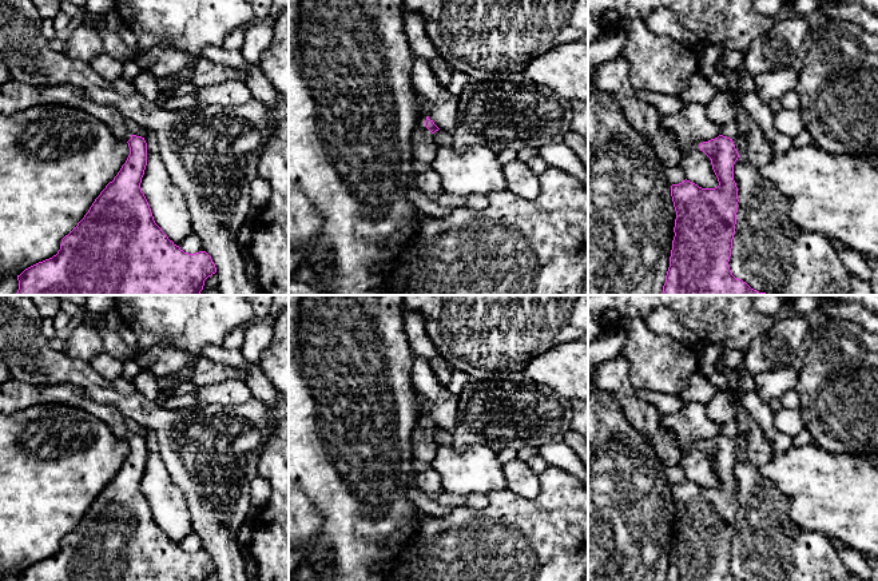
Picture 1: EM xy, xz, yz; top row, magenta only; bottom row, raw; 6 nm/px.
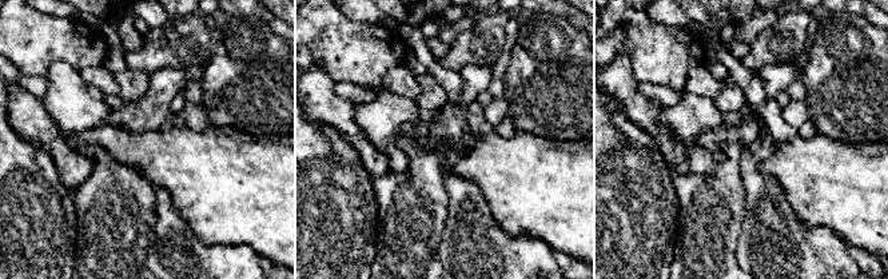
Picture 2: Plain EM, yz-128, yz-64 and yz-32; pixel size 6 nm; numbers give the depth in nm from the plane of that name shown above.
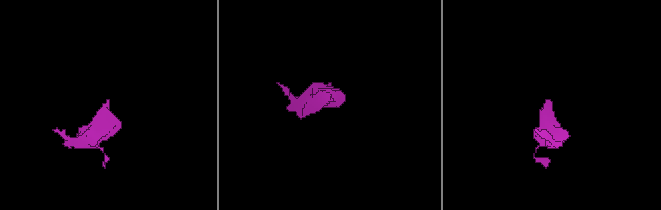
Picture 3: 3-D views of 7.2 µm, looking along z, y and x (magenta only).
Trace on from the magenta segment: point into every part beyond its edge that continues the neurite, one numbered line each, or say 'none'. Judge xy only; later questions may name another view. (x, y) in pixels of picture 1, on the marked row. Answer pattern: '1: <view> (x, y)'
1: xy (15, 96)

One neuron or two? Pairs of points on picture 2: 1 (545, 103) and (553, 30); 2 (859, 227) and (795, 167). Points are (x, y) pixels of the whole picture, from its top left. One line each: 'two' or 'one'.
1: one
2: one

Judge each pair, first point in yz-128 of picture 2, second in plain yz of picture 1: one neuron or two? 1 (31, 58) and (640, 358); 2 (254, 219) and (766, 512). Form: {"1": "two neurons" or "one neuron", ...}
{"1": "one neuron", "2": "two neurons"}

